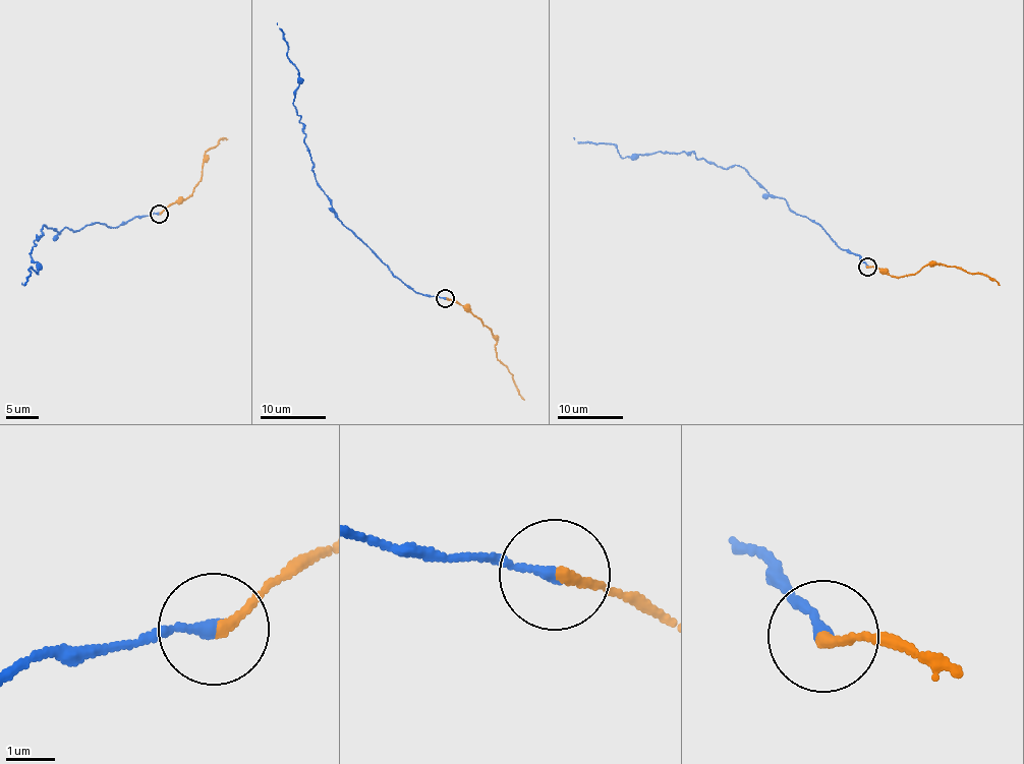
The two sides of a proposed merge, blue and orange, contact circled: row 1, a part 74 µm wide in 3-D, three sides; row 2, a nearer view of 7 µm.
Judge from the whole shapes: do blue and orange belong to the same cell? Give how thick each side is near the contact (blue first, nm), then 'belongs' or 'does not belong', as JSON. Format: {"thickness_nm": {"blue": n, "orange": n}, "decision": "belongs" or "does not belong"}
{"thickness_nm": {"blue": 240, "orange": 200}, "decision": "belongs"}

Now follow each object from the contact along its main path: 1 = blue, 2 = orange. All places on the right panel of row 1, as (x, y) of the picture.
1: (867, 267), (739, 165), (721, 168), (682, 152), (622, 158), (613, 144), (573, 136)
2: (867, 267), (898, 277), (933, 263), (987, 275), (1000, 285)

